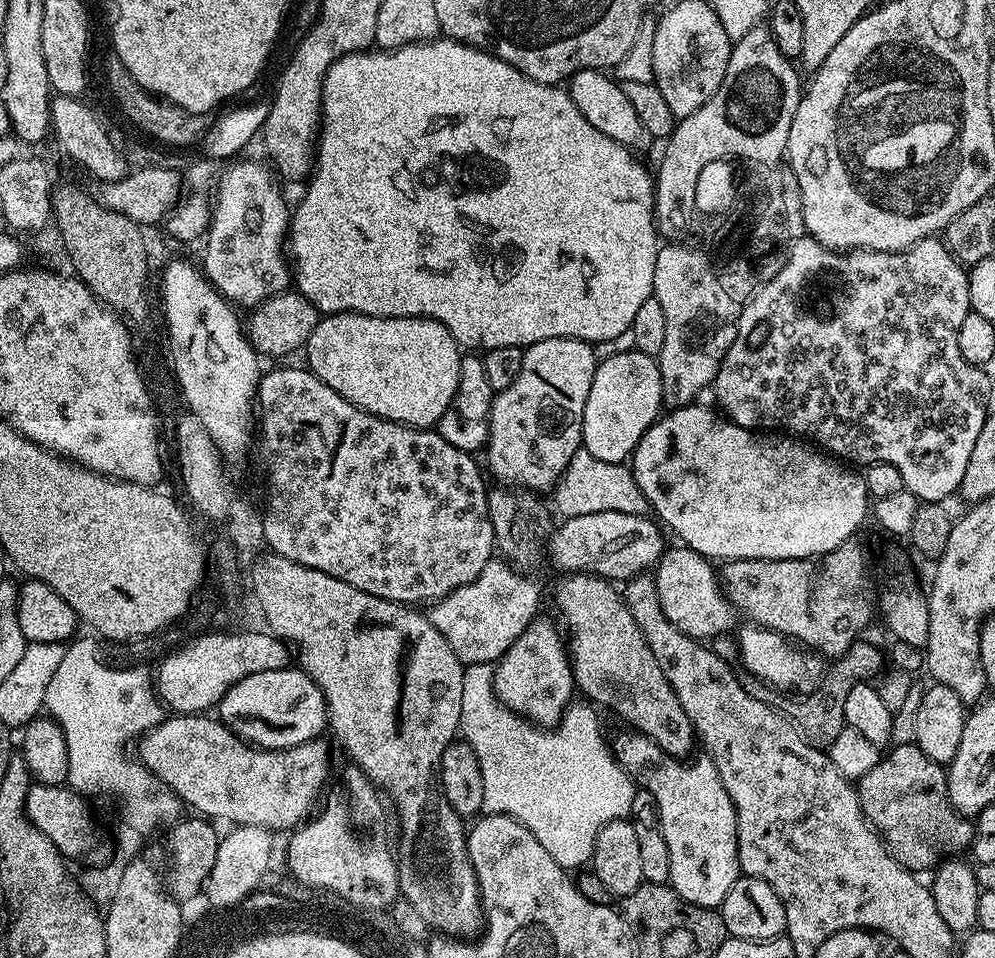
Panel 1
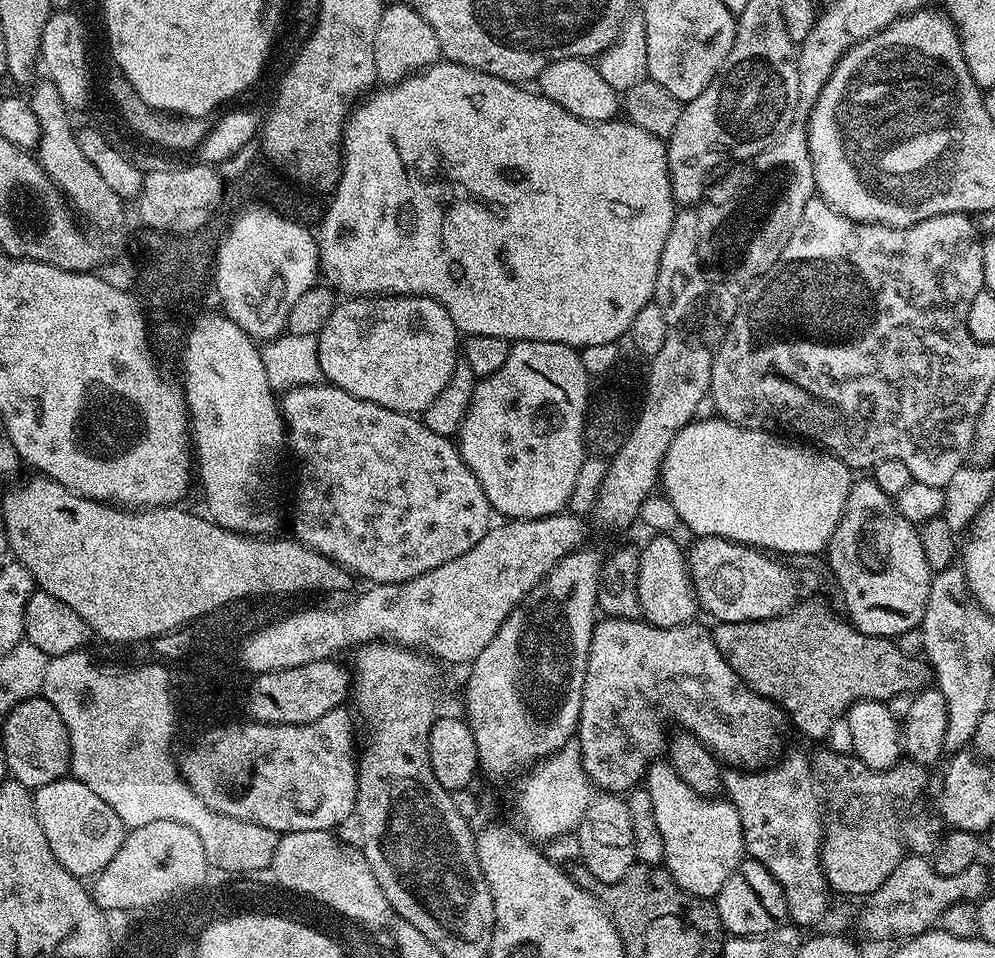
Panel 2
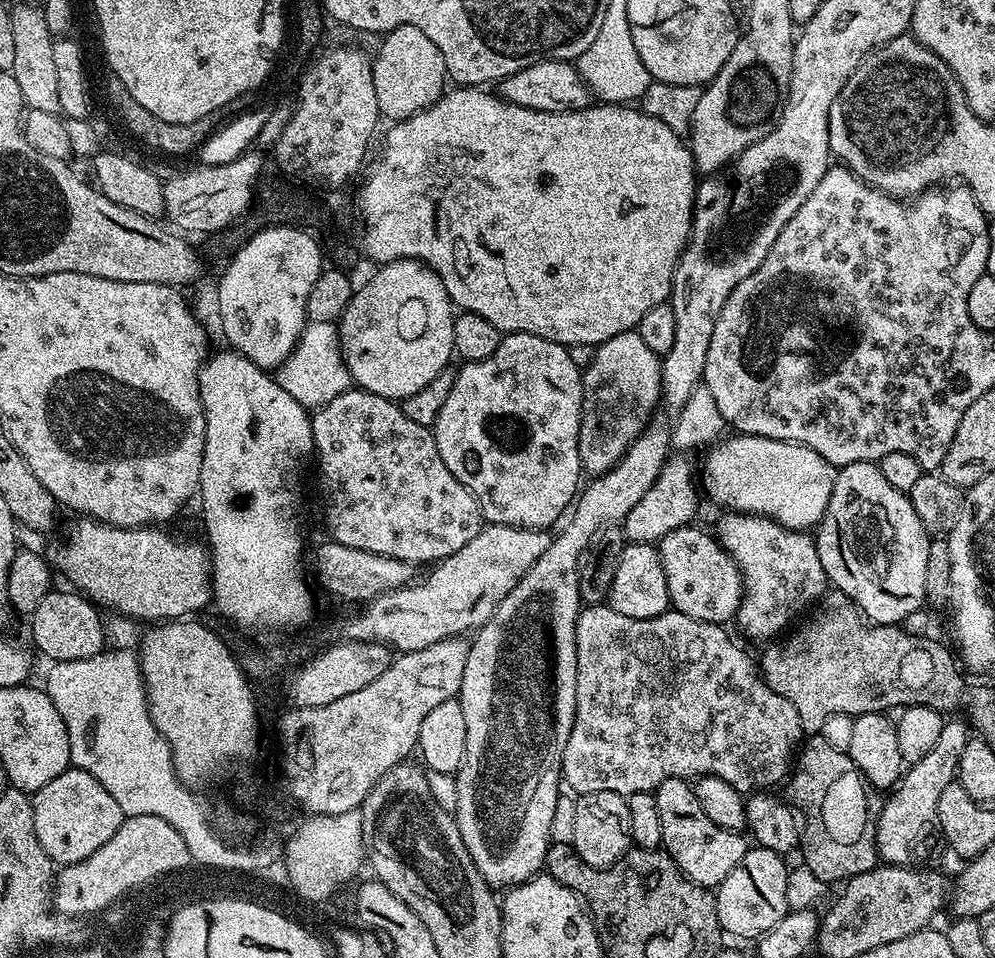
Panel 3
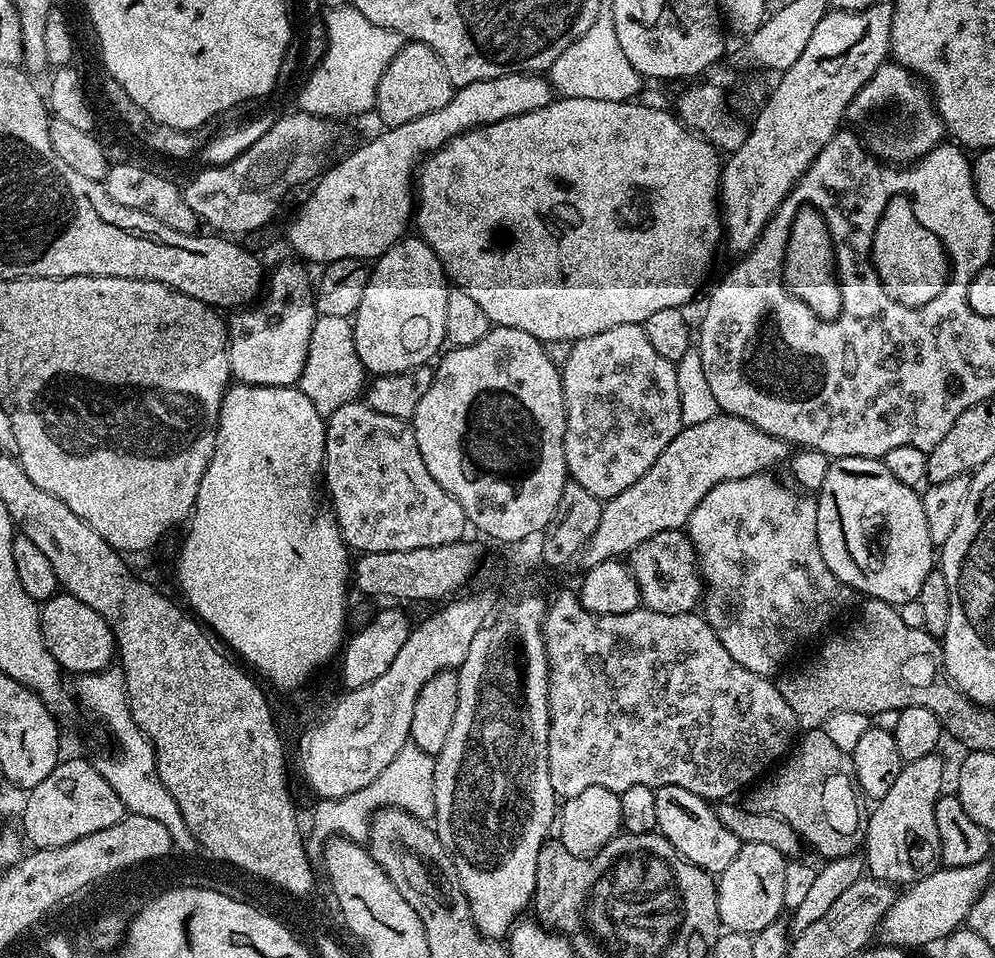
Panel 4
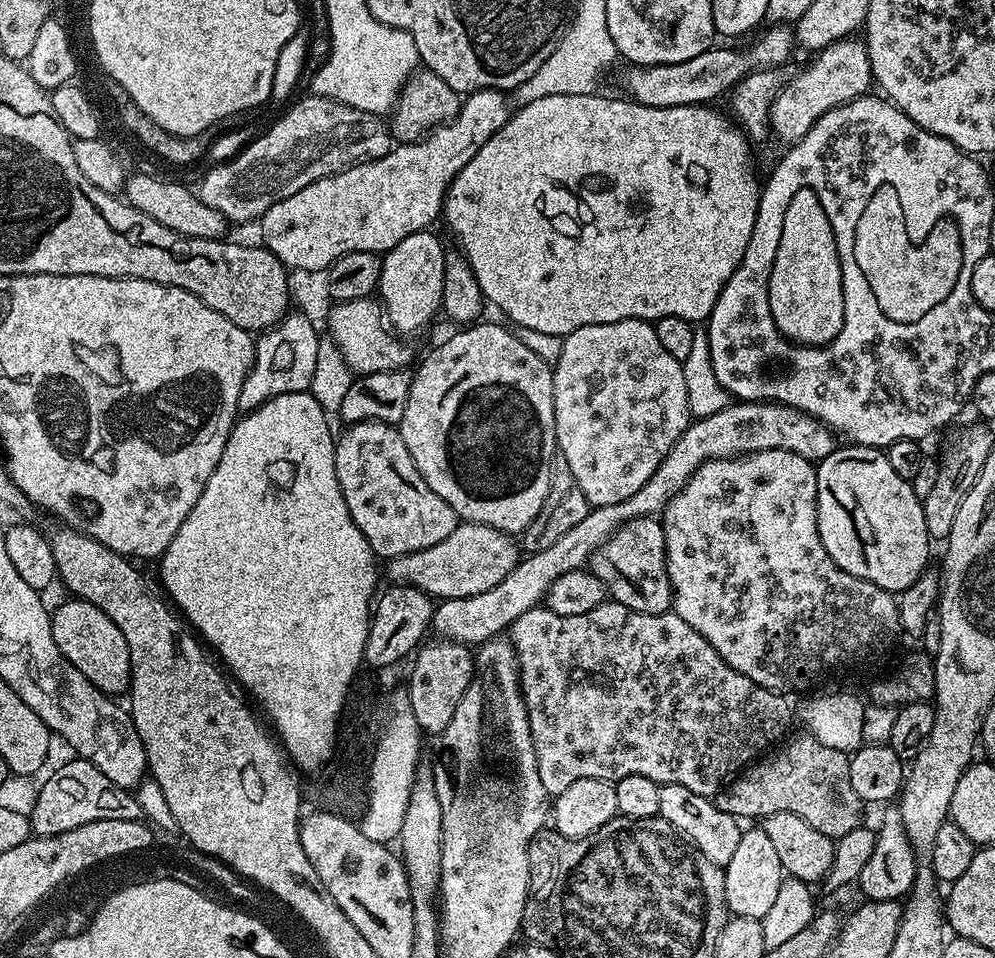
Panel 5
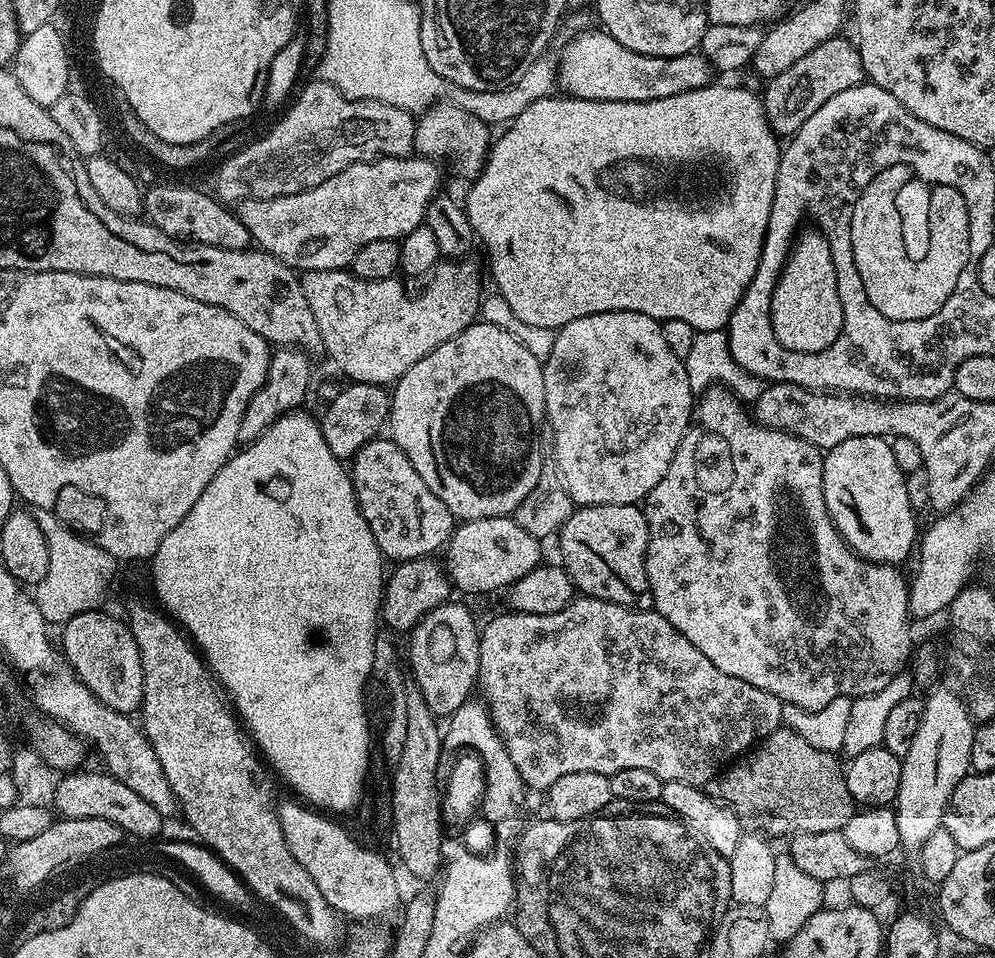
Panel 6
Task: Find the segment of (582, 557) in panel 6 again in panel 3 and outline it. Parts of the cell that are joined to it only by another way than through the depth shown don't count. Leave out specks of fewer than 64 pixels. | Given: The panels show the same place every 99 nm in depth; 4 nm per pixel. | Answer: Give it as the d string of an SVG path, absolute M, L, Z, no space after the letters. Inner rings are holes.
M696 527L679 528L658 541L660 561L666 574L668 602L675 611L686 614L690 618L698 618L698 622L724 626L736 619L736 611L740 608L744 597L744 578L740 575L740 567L735 564L731 554L725 551L715 535L711 531L703 532L702 529Z

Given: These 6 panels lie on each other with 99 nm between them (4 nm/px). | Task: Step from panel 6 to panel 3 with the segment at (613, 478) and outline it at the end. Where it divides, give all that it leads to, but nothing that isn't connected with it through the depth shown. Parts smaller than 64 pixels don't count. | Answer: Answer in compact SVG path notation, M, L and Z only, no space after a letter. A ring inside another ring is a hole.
M636 330L623 332L614 338L610 338L606 342L595 345L592 353L592 361L589 362L587 368L583 369L582 372L584 378L584 412L580 415L580 433L578 434L578 458L580 459L580 466L589 477L595 478L597 476L601 476L604 472L609 472L609 470L611 470L611 468L620 461L622 454L626 454L628 447L630 447L630 445L632 445L632 443L635 442L641 434L643 434L644 429L647 428L653 416L656 415L662 404L662 397L660 395L661 363L661 357L656 356L654 354L654 350L650 350L650 346L646 346L646 342L642 342L640 333Z

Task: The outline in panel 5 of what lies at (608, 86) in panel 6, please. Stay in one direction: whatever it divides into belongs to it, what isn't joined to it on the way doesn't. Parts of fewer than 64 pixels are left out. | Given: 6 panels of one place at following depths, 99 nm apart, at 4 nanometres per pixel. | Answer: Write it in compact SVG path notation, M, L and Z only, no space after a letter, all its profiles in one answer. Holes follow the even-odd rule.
M773 25L766 31L752 46L740 50L738 48L719 48L713 46L698 54L695 58L690 58L689 61L682 63L666 63L632 66L627 70L624 78L624 84L631 99L637 104L658 106L659 108L669 108L670 106L684 105L707 105L713 103L718 96L729 93L732 88L743 78L748 76L752 71L757 71L761 68L781 67L792 54L792 50L796 48L795 33L787 25Z

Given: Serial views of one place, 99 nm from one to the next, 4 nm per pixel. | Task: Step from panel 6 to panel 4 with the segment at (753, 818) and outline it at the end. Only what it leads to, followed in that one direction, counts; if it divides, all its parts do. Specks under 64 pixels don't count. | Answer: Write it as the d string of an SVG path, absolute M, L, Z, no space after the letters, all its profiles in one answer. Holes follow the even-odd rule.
M823 727L809 728L803 735L783 763L747 793L746 807L749 812L770 814L790 822L801 841L807 847L809 844L818 855L824 856L820 858L825 861L853 855L857 848L853 845L854 773L851 755L838 750L838 746L834 746L834 742L824 733Z

